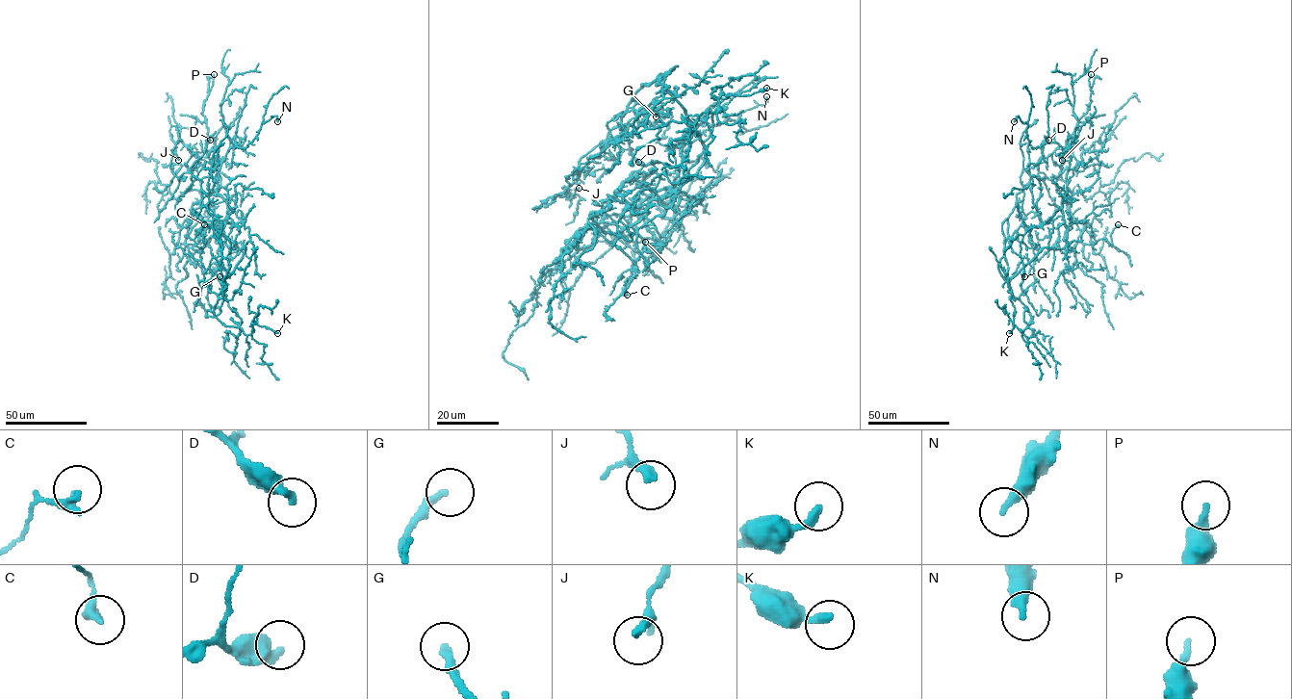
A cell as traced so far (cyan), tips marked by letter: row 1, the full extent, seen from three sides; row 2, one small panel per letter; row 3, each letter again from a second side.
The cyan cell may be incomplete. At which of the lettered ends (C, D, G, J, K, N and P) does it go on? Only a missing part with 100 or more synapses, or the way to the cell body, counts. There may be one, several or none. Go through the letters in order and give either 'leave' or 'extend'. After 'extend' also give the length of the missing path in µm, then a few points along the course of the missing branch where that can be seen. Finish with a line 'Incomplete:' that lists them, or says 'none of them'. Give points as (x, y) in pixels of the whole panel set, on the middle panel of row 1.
C: leave
D: leave
G: leave
J: leave
K: leave
N: leave
P: leave
Incomplete: none of them

